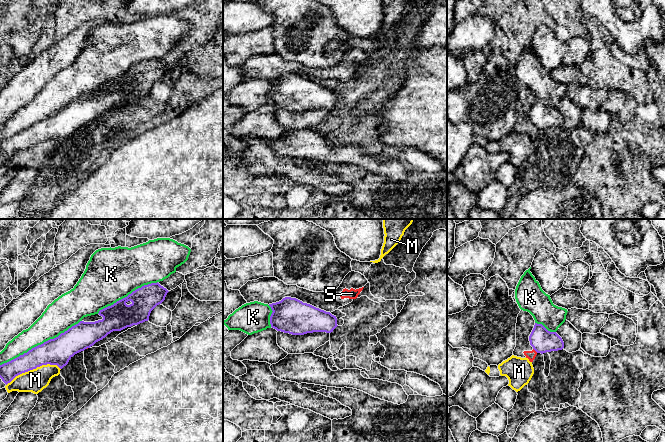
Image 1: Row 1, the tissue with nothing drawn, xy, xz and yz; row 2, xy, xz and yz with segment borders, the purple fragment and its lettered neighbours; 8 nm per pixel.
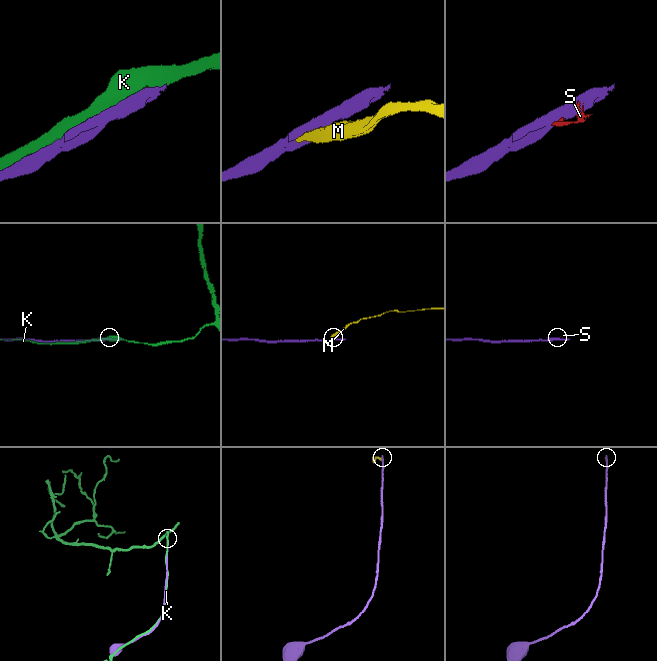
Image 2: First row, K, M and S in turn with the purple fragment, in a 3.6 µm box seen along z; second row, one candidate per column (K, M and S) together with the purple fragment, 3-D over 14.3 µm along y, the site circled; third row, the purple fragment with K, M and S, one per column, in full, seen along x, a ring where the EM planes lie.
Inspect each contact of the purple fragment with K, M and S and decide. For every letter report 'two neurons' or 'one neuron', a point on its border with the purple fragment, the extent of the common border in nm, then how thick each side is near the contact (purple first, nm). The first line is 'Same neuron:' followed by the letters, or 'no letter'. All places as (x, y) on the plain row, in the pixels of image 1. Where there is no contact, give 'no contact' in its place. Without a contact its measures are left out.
Same neuron: no letter
K: two neurons; contact xy (41, 120); length 750 nm; calibres 220 and 240 nm
M: two neurons; contact xy (33, 144); length 460 nm; calibres 220 and 180 nm
S: two neurons; contact yz (535, 126); length 50 nm; calibres 190 and 70 nm

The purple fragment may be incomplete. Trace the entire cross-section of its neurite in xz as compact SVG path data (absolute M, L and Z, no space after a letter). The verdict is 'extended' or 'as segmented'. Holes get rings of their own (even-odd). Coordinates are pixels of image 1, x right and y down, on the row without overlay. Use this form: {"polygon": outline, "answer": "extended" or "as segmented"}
{"polygon": "M285 73L269 82L273 87L270 100L277 107L292 111L331 109L338 102L336 92L296 74Z", "answer": "as segmented"}

